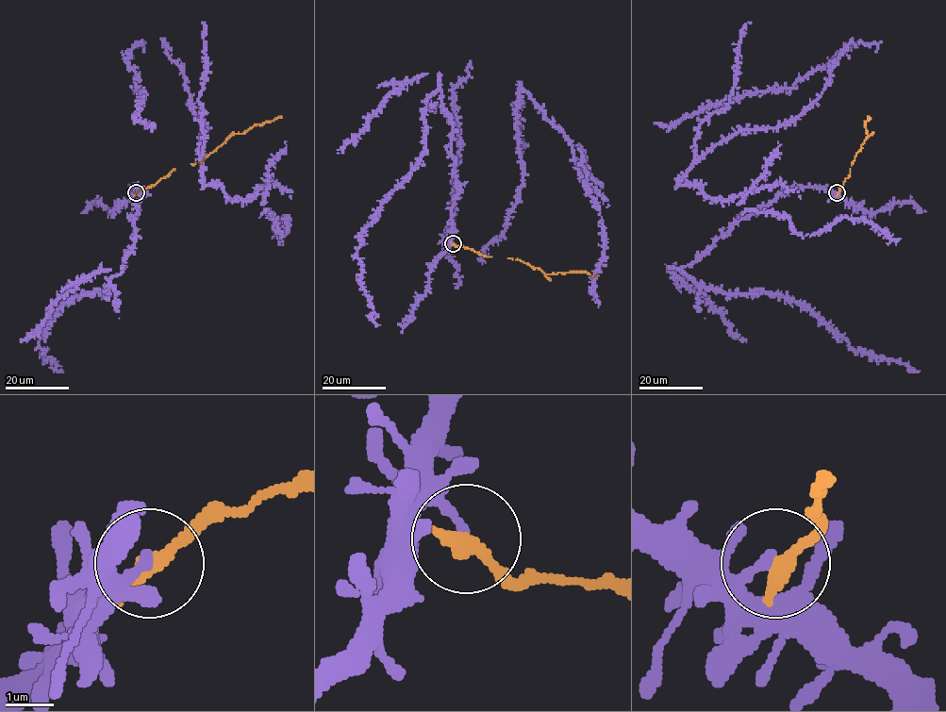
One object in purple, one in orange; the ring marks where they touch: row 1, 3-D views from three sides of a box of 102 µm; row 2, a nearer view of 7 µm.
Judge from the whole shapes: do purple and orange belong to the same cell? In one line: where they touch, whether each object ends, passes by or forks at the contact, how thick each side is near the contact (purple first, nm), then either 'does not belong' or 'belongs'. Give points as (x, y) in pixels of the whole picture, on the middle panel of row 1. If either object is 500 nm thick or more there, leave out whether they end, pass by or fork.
place (453, 243); purple ends; orange ends; calibres 200 and 400 nm; does not belong

